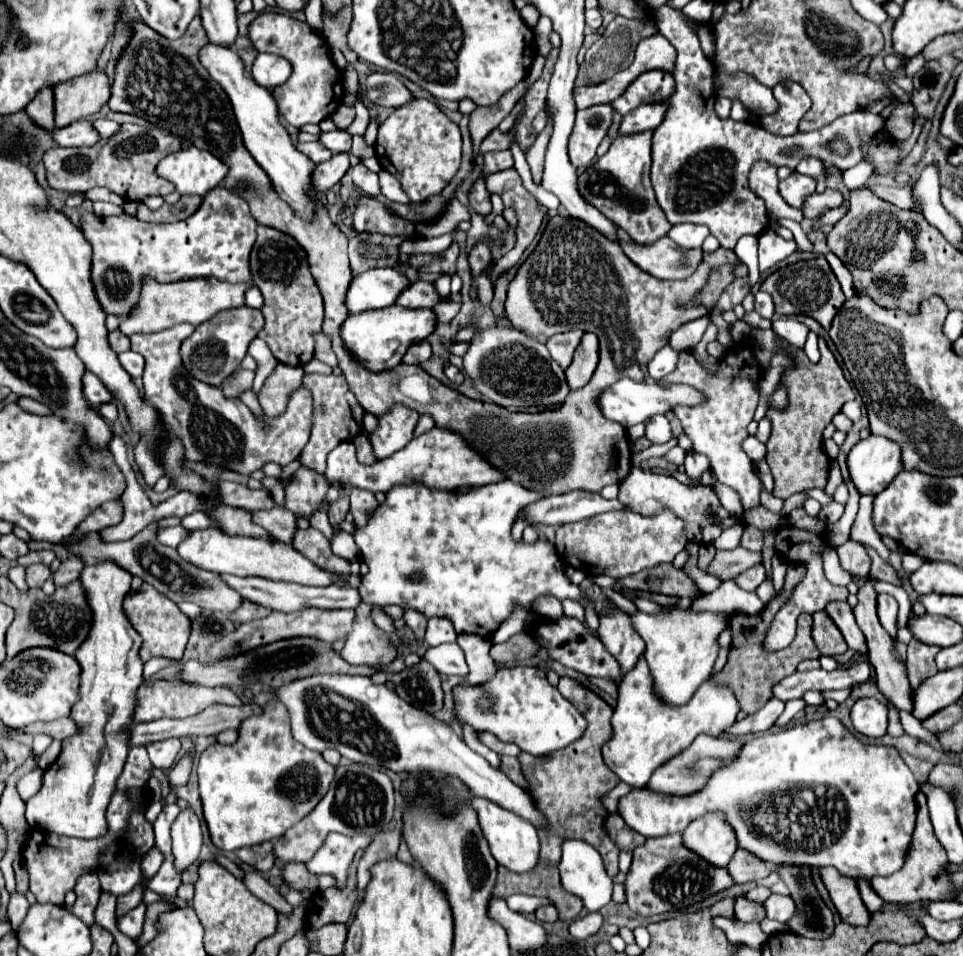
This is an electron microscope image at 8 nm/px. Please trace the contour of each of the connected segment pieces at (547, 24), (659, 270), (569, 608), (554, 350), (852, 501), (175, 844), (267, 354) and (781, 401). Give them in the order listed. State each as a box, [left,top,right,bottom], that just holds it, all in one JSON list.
[[534,16,552,56],[620,236,702,280],[562,599,598,638],[546,330,582,370],[826,479,860,547],[172,808,202,874],[248,338,278,392],[768,382,788,408]]

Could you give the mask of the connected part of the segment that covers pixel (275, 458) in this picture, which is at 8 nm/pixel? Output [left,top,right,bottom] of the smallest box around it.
[130,324,312,476]

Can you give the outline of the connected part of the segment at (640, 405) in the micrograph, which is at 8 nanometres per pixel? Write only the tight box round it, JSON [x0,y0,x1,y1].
[598,378,702,428]

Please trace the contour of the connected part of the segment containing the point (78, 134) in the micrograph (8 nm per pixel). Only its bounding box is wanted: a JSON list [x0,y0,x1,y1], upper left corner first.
[54,120,100,146]

